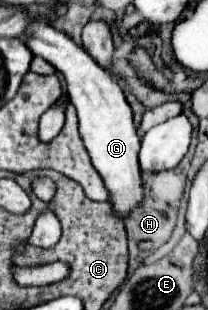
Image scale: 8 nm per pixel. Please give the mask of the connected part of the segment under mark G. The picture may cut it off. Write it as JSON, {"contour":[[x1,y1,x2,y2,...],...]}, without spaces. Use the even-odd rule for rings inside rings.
{"contour":[[42,18,30,20,30,24,22,34,22,40,34,56,44,58,66,78,70,102,78,110,80,136,84,140,84,146,88,148,94,168,102,174,102,180,110,192,110,202,114,204,116,214,124,218,130,212,130,208,140,204,142,200,142,180,138,168,140,136,136,134,136,126,132,122,132,108,128,106,122,88,112,80,108,70,100,68,84,52,82,46,74,44,64,32,56,30,48,20]]}

